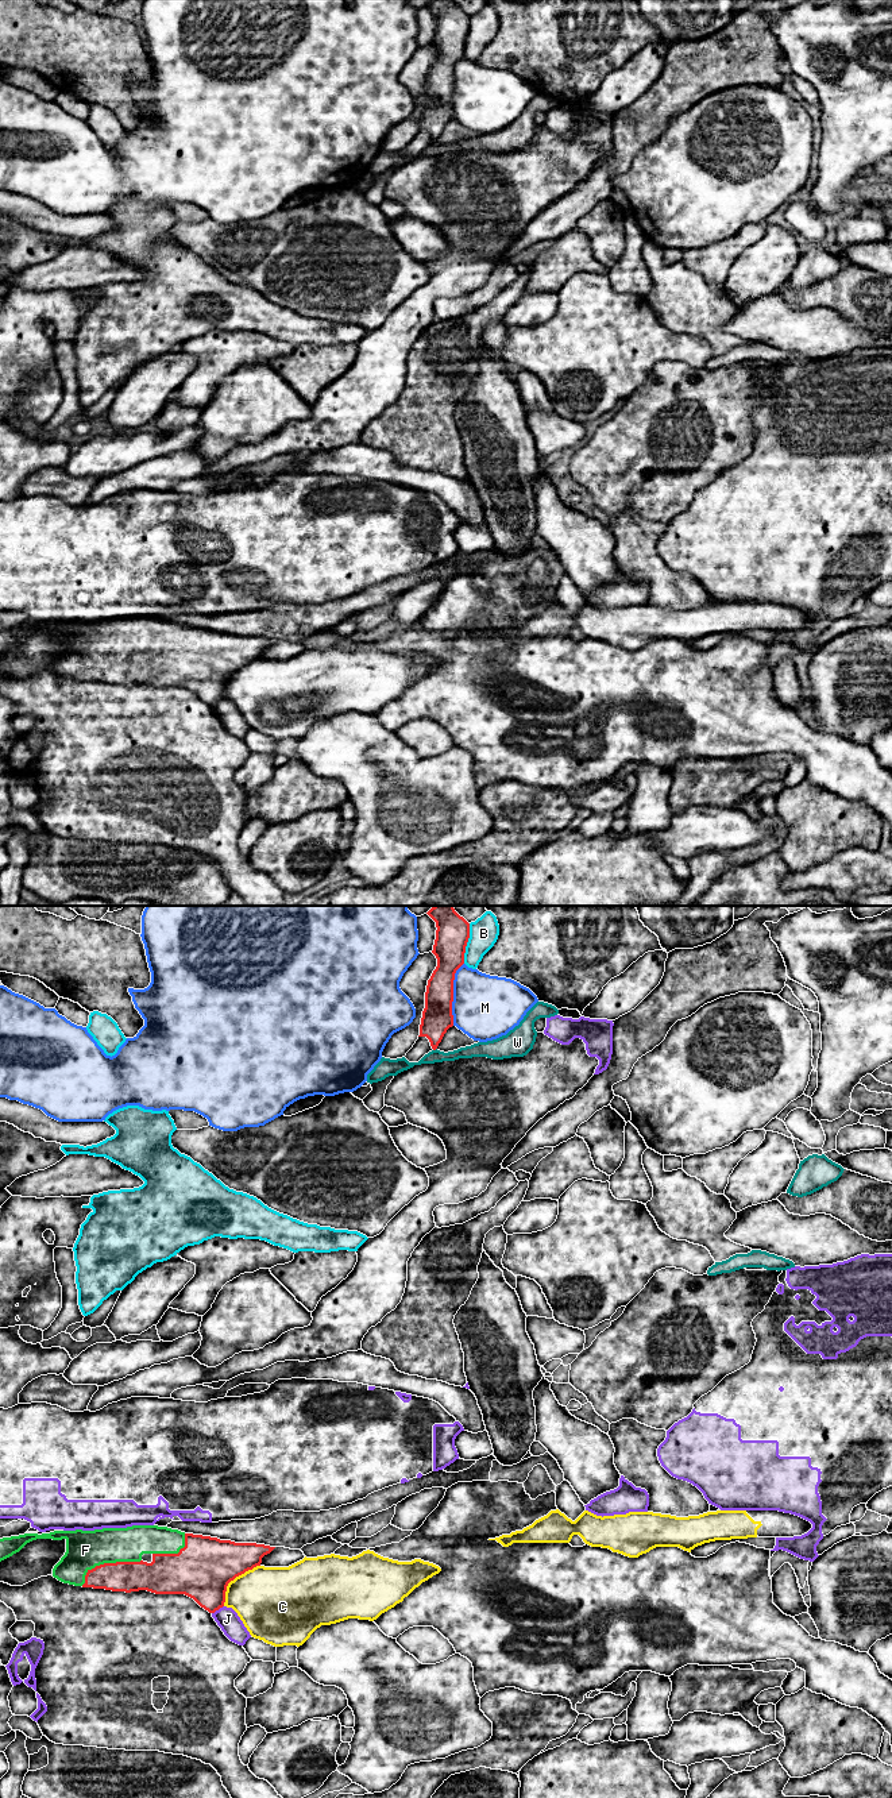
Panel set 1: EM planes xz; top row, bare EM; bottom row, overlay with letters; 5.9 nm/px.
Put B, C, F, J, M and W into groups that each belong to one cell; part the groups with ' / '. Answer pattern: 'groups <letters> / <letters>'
groups B / C / F / J / M / W

